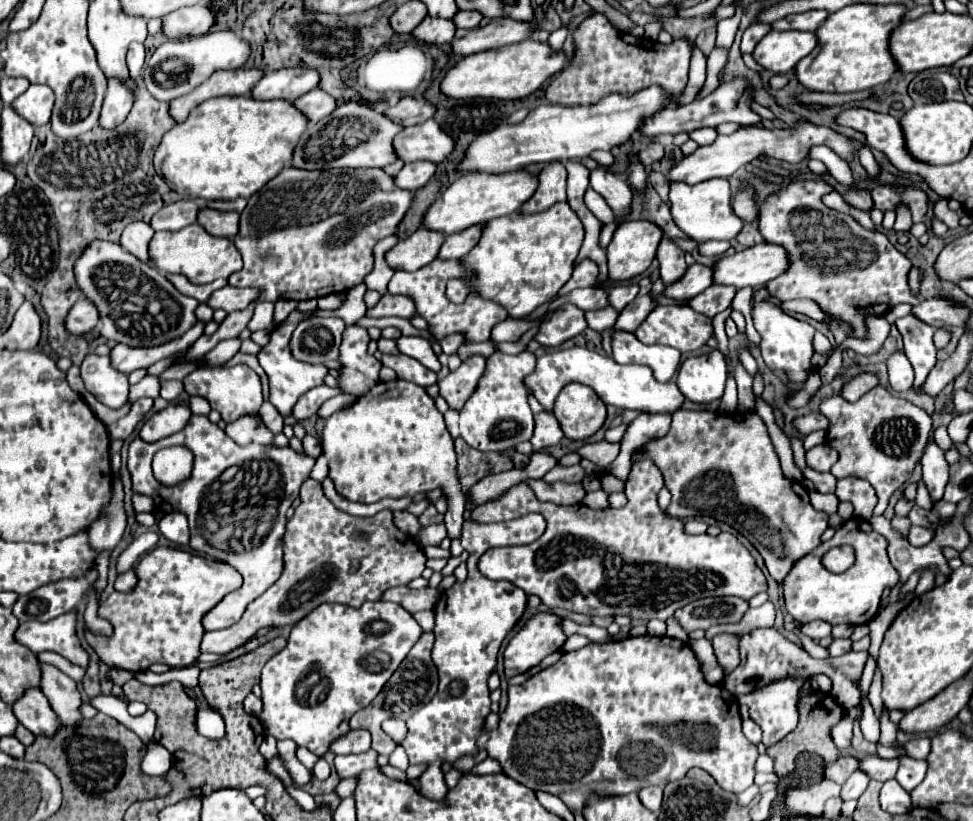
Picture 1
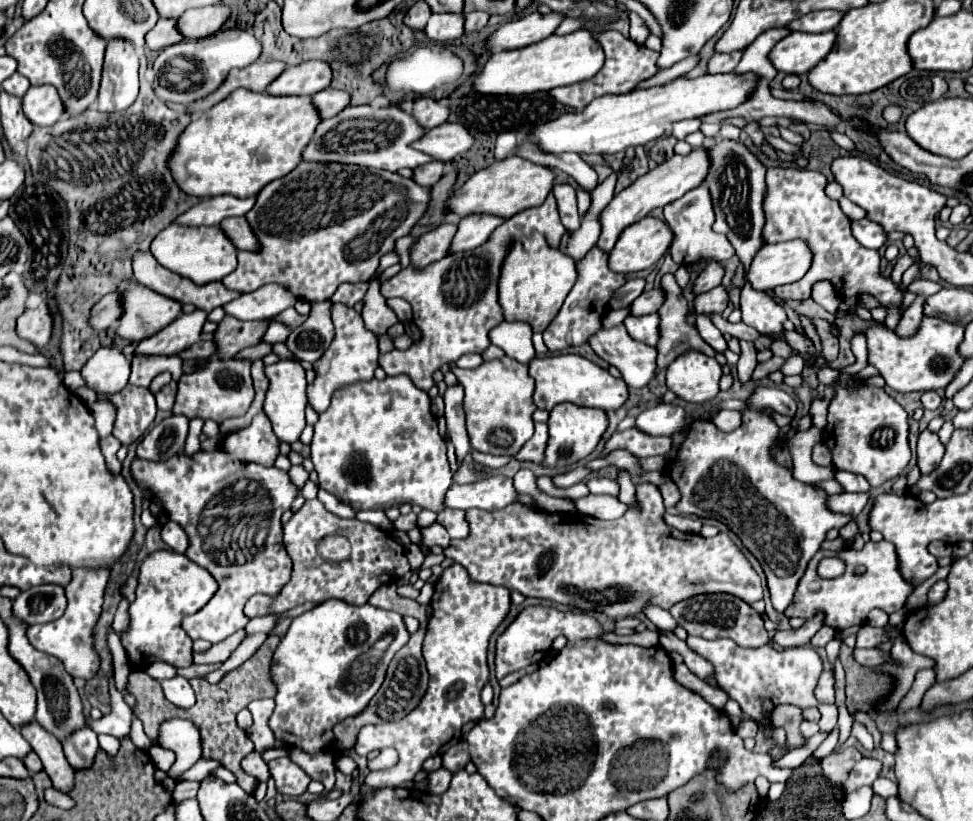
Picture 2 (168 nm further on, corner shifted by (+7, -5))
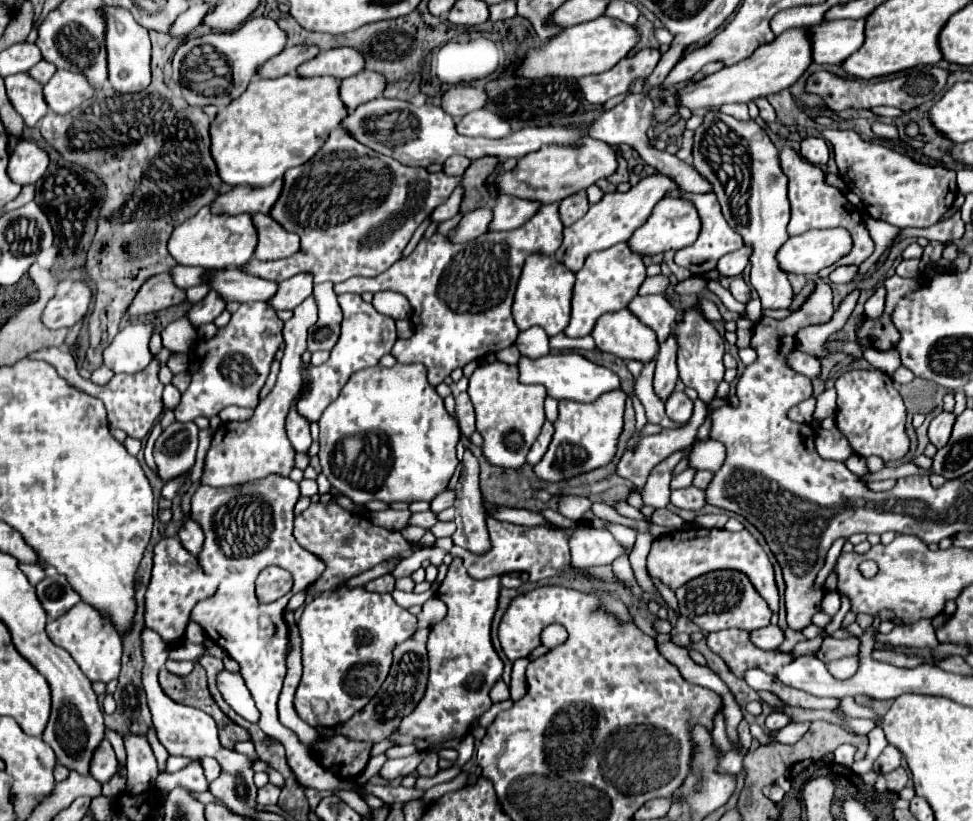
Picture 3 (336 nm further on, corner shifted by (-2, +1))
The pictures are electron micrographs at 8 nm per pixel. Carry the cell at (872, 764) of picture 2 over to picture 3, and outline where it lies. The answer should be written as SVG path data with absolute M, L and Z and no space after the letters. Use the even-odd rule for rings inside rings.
M887 746L881 754L879 754L879 758L875 760L875 764L873 764L873 772L877 772L877 774L887 774L887 772L891 772L891 770L895 770L895 768L899 768L901 766L901 754L899 754L899 750L895 748L895 746Z

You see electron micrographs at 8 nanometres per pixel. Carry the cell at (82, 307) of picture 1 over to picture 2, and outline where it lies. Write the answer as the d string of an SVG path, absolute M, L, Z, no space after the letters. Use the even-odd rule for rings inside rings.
M112 292L112 294L104 296L94 306L90 324L96 330L108 330L110 326L114 326L118 322L118 316L122 316L122 294L120 292Z

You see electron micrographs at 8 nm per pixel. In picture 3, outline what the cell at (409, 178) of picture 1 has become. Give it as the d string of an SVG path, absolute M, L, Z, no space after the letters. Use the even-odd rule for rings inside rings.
M451 156L443 162L443 172L449 176L459 176L463 174L463 170L469 166L469 158L463 156Z

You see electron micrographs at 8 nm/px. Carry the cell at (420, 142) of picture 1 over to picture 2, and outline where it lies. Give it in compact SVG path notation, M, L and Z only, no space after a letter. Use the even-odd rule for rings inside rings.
M446 122L446 124L440 124L440 126L428 130L426 136L420 138L418 142L414 142L412 146L416 150L432 156L434 160L448 162L448 160L456 158L458 154L464 154L466 150L470 150L472 144L474 144L474 136L470 136L470 132L466 128L462 128L462 124Z

